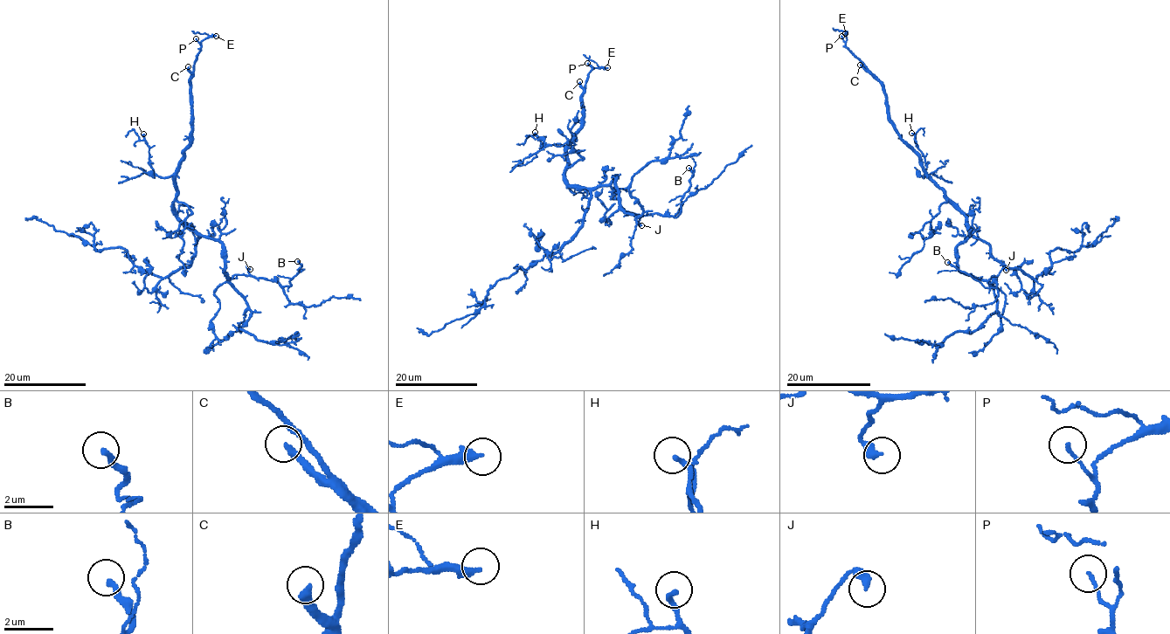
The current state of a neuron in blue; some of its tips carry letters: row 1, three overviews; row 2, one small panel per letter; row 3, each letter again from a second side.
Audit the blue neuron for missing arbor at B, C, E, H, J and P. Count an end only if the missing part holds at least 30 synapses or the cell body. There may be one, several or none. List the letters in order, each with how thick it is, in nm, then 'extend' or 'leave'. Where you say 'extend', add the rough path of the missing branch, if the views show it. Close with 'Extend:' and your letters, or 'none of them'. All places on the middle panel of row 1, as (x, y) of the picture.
B: 240 nm | leave
C: 320 nm | extend
E: 400 nm | leave
H: 190 nm | leave
J: 280 nm | leave
P: 130 nm | leave
Extend: C

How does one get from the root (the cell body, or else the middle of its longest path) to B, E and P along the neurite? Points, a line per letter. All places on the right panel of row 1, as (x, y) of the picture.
B: (973, 237), (968, 237), (957, 247), (958, 268), (984, 279), (995, 277), (997, 287), (984, 287), (947, 262)
E: (973, 237), (965, 216), (901, 138), (889, 117), (883, 86), (845, 45), (845, 33)
P: (973, 237), (965, 216), (927, 174), (922, 160), (895, 127), (889, 117), (883, 86), (845, 45), (841, 36)

